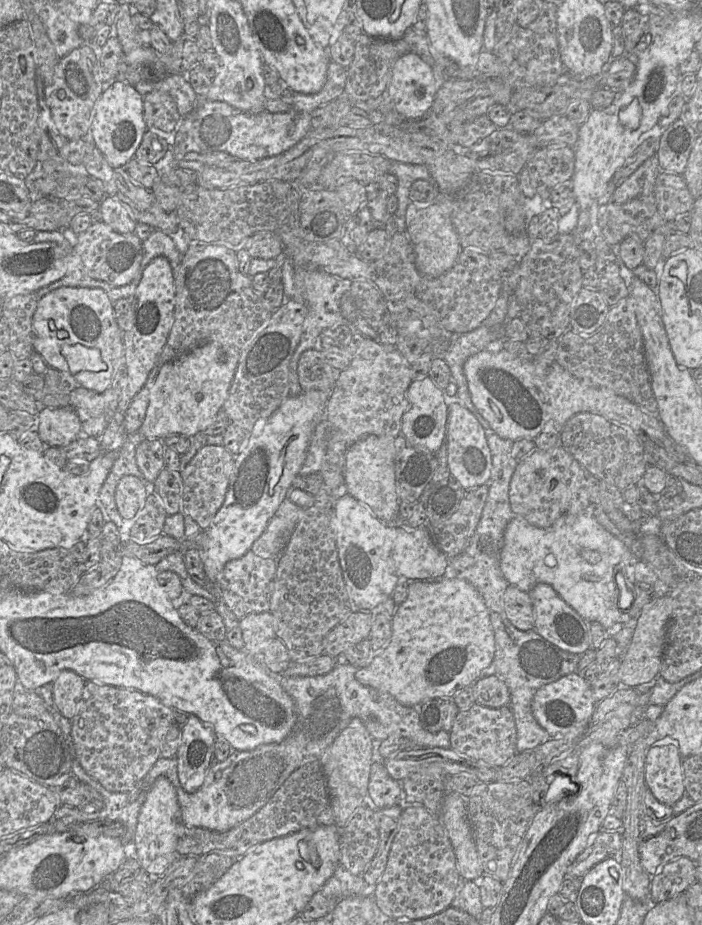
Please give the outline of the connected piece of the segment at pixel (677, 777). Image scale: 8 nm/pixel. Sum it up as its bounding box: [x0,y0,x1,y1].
[646,738,686,807]

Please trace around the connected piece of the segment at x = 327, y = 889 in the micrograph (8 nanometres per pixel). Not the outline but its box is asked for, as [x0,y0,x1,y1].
[321,864,375,899]

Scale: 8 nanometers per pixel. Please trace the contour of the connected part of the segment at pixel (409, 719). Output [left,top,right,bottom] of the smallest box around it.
[71,659,450,843]

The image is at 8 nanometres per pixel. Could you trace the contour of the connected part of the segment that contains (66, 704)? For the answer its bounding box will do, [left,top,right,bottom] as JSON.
[52,670,85,720]

